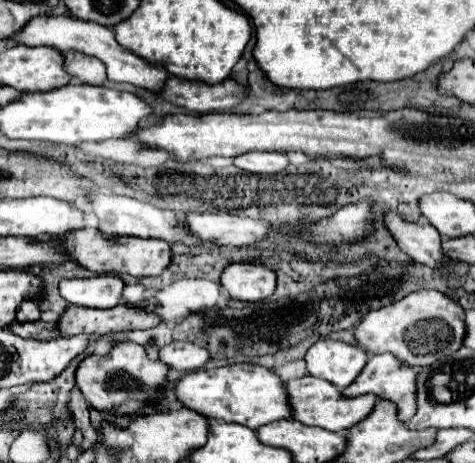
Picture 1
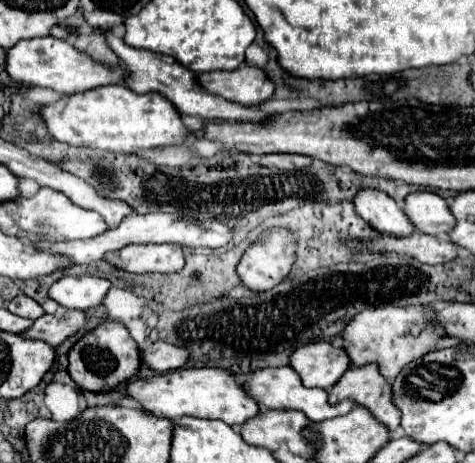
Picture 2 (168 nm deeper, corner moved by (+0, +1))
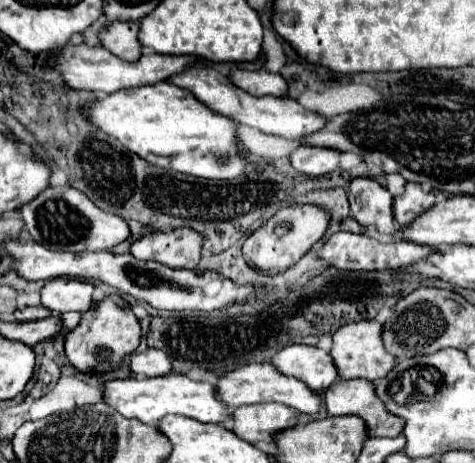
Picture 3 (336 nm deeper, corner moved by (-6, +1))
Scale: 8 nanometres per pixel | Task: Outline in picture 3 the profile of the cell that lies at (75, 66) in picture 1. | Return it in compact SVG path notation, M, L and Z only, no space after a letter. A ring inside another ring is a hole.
M136 21L108 23L108 27L100 31L100 41L116 57L124 61L138 61L142 55L138 31L140 31L140 25Z

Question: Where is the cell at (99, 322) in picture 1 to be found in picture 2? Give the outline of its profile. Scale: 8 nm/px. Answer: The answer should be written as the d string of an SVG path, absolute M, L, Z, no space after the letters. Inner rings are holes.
M58 307L56 313L42 315L40 319L36 319L34 325L28 331L24 331L24 335L28 339L40 339L50 345L60 345L68 337L84 329L86 323L88 323L88 315L84 311Z

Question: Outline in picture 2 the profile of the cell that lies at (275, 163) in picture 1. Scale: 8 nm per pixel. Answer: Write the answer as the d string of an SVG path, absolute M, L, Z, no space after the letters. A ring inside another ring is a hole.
M264 155L260 159L262 167L276 167L282 171L292 171L292 169L302 169L310 165L310 159L304 155Z

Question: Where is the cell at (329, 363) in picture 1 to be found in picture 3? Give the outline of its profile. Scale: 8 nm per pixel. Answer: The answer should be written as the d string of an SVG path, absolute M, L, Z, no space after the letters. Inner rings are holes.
M310 345L284 347L272 357L270 363L282 375L290 375L304 381L312 391L324 391L338 379L338 371L332 363L332 357L322 349Z

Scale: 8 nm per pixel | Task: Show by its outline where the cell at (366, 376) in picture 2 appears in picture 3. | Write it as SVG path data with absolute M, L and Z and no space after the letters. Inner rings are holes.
M366 379L336 381L324 395L330 417L356 415L364 419L368 437L398 437L402 433L402 419L386 415L382 403L374 395L374 387Z

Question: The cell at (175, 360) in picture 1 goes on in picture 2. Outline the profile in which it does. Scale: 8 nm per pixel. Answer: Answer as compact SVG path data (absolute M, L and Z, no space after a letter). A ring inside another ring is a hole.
M156 341L144 349L142 359L144 359L146 367L164 373L164 371L184 367L190 361L188 355L190 353L184 347L176 347L176 345L166 343L166 341Z

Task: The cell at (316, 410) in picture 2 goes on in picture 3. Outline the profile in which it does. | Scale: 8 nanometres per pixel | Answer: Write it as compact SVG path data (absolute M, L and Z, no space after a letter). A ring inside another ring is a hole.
M250 363L250 365L236 367L234 371L226 371L220 377L220 381L216 383L216 395L230 409L240 407L240 405L270 403L270 401L284 403L292 409L298 409L300 413L316 413L320 407L318 393L310 391L302 381L290 379L290 377L274 371L274 367L270 367L270 363Z

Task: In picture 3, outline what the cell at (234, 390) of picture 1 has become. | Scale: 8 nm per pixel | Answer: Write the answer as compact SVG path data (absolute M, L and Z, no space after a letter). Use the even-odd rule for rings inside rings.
M166 375L166 377L128 377L104 383L104 403L116 409L126 419L138 419L146 425L156 425L162 415L184 415L200 423L218 423L226 417L228 409L214 397L214 387L204 381L192 381L186 375Z

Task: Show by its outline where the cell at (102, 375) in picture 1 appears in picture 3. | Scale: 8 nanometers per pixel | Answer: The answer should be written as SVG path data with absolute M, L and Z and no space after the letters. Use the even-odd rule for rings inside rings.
M108 295L82 313L80 323L66 335L66 357L76 369L84 373L104 373L116 369L126 355L134 353L138 343L140 323L130 305L120 295Z

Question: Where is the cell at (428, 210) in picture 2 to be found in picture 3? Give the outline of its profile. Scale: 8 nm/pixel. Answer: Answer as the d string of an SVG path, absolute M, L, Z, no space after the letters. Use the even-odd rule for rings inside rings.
M406 183L404 193L394 197L394 219L398 225L408 225L414 217L420 215L420 211L426 211L430 205L434 205L434 195L422 191L418 183Z

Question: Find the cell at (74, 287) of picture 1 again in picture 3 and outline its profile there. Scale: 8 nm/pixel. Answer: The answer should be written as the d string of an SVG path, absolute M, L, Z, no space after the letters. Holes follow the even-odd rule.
M50 279L40 289L42 305L50 311L88 311L94 287L78 279Z

